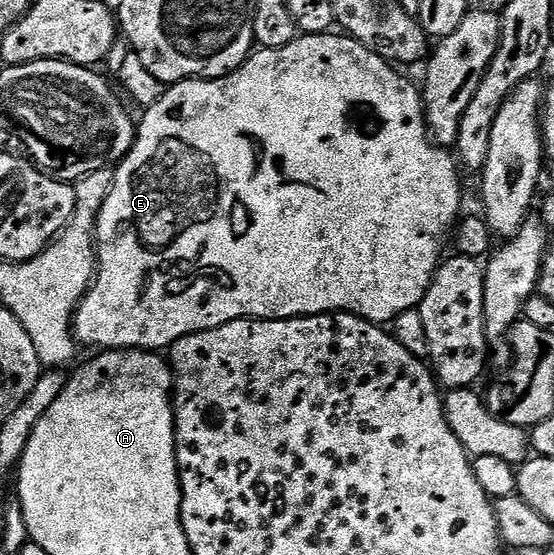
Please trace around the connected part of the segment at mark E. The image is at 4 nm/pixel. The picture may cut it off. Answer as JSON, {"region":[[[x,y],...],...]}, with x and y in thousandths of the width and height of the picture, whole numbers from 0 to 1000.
{"region":[[[543,61],[543,63],[538,63],[538,67],[536,67],[536,70],[532,70],[532,72],[529,72],[529,74],[527,74],[527,76],[523,76],[523,77],[522,77],[522,79],[520,79],[520,81],[518,81],[518,83],[511,83],[511,85],[509,85],[509,86],[471,86],[471,88],[469,88],[469,90],[464,90],[464,92],[458,92],[458,94],[457,94],[457,95],[455,95],[455,99],[451,99],[451,103],[449,103],[449,106],[448,106],[448,108],[444,108],[444,110],[442,110],[442,114],[440,114],[440,115],[437,115],[437,117],[435,117],[435,121],[431,121],[431,123],[428,123],[428,124],[426,124],[426,126],[422,126],[422,130],[417,130],[417,132],[413,132],[413,135],[410,135],[410,137],[395,137],[395,139],[392,139],[392,142],[390,142],[390,144],[359,144],[359,142],[354,142],[354,141],[350,141],[350,142],[345,142],[345,144],[330,144],[330,146],[327,146],[327,150],[325,150],[325,151],[314,151],[314,153],[310,153],[310,155],[305,155],[305,157],[300,157],[300,160],[298,160],[298,168],[296,168],[296,169],[294,169],[294,177],[287,177],[287,184],[280,184],[280,186],[278,186],[278,187],[274,187],[274,189],[273,189],[273,191],[271,191],[271,195],[265,195],[265,196],[260,196],[260,202],[258,202],[258,207],[262,207],[262,211],[258,211],[258,213],[256,213],[256,216],[255,216],[255,211],[253,211],[253,216],[251,216],[251,222],[249,222],[249,223],[247,223],[247,249],[245,249],[245,252],[242,252],[242,254],[240,254],[240,261],[238,261],[238,263],[236,263],[236,270],[235,270],[235,272],[233,272],[233,276],[229,276],[229,277],[227,277],[227,281],[226,281],[226,283],[224,283],[224,285],[222,285],[222,286],[220,286],[220,288],[218,288],[218,294],[217,294],[217,295],[213,295],[213,297],[209,297],[209,303],[208,303],[208,308],[206,308],[206,314],[204,314],[204,333],[202,333],[202,335],[200,335],[200,342],[199,342],[199,344],[197,344],[197,348],[195,348],[195,350],[193,350],[193,357],[191,357],[191,359],[190,359],[190,362],[188,362],[188,364],[186,364],[186,378],[184,378],[184,380],[182,380],[182,384],[181,384],[181,386],[179,386],[179,393],[177,393],[177,395],[175,395],[175,423],[173,423],[173,427],[171,427],[171,445],[173,445],[173,450],[175,450],[175,486],[173,486],[173,492],[171,492],[171,503],[170,503],[170,506],[168,506],[168,510],[166,510],[166,514],[164,514],[164,517],[162,517],[162,521],[161,521],[161,524],[159,524],[159,526],[155,526],[155,530],[153,530],[153,533],[152,533],[152,537],[150,537],[150,539],[146,539],[146,544],[144,544],[144,548],[141,548],[141,551],[139,551],[139,568],[137,568],[137,569],[134,569],[134,571],[132,571],[132,587],[130,587],[130,593],[128,593],[128,598],[130,598],[130,604],[132,604],[132,605],[134,605],[134,607],[135,607],[135,613],[137,613],[137,618],[139,618],[139,620],[141,620],[141,622],[146,622],[146,623],[148,623],[148,620],[177,620],[177,623],[179,623],[179,625],[177,625],[177,629],[182,629],[182,631],[217,631],[217,629],[220,629],[220,627],[253,627],[253,629],[256,629],[256,631],[303,631],[303,629],[307,629],[307,627],[310,627],[310,625],[312,625],[312,620],[314,620],[314,618],[316,618],[316,616],[318,616],[318,614],[319,614],[319,613],[321,613],[321,611],[323,611],[323,609],[330,609],[330,607],[332,607],[332,605],[343,605],[343,604],[345,604],[345,602],[352,602],[352,600],[354,600],[354,598],[372,598],[372,595],[374,595],[374,593],[375,593],[375,591],[394,591],[394,589],[395,589],[395,587],[403,587],[403,586],[404,586],[404,584],[408,584],[408,582],[410,582],[410,580],[424,580],[424,578],[426,578],[426,577],[440,577],[440,575],[444,575],[444,573],[448,573],[448,575],[453,575],[453,577],[531,577],[531,575],[532,575],[532,573],[540,573],[540,571],[542,571],[542,569],[576,569],[576,568],[581,568],[581,566],[585,566],[585,564],[590,564],[590,562],[630,562],[630,564],[632,564],[632,566],[634,566],[634,568],[637,568],[637,569],[652,569],[652,571],[653,571],[653,573],[657,573],[657,577],[666,577],[666,578],[668,578],[668,580],[671,580],[671,582],[673,582],[673,584],[677,584],[677,586],[682,586],[682,587],[695,587],[695,586],[700,586],[700,584],[702,584],[702,582],[704,582],[704,580],[708,580],[708,577],[709,577],[709,575],[711,575],[711,573],[713,573],[713,571],[715,571],[715,569],[718,569],[718,568],[720,568],[720,566],[727,566],[727,564],[729,564],[729,562],[733,562],[733,560],[735,560],[735,559],[742,559],[742,557],[744,557],[744,555],[753,555],[753,553],[755,553],[755,550],[758,550],[758,544],[760,544],[760,541],[762,541],[762,539],[764,539],[764,537],[765,537],[765,535],[767,535],[767,532],[769,532],[769,530],[771,530],[771,523],[773,523],[773,521],[774,521],[774,512],[776,512],[776,510],[778,510],[778,506],[780,506],[780,505],[782,505],[782,497],[783,497],[783,495],[785,495],[785,494],[787,494],[787,490],[789,490],[789,479],[791,479],[791,476],[794,476],[794,474],[796,474],[796,470],[798,470],[798,467],[800,467],[800,456],[796,456],[796,431],[800,431],[800,429],[801,429],[801,425],[803,425],[803,431],[805,431],[805,425],[807,425],[807,420],[809,420],[809,418],[810,418],[810,416],[812,416],[812,413],[816,413],[816,411],[818,411],[818,409],[819,409],[819,404],[821,404],[821,398],[823,398],[823,396],[825,396],[825,395],[827,395],[827,389],[829,389],[829,384],[830,384],[830,382],[832,382],[832,380],[834,380],[834,377],[832,377],[832,378],[830,378],[830,375],[832,375],[832,324],[830,324],[830,321],[829,321],[829,319],[825,319],[825,310],[827,310],[827,312],[829,312],[829,295],[827,295],[827,290],[825,290],[825,288],[823,288],[823,286],[821,286],[821,281],[819,281],[819,276],[818,276],[818,274],[816,274],[816,272],[812,272],[812,268],[809,268],[809,267],[800,267],[800,265],[794,265],[794,263],[791,263],[791,261],[789,261],[789,259],[787,259],[787,258],[783,258],[783,254],[782,254],[782,252],[780,252],[780,250],[778,250],[778,247],[776,247],[776,241],[774,241],[774,234],[773,234],[773,229],[771,229],[771,225],[769,225],[769,222],[767,222],[767,189],[765,189],[765,186],[764,186],[764,173],[762,173],[762,168],[760,168],[760,166],[758,166],[758,164],[756,164],[756,159],[755,159],[755,153],[753,153],[753,159],[751,159],[751,155],[749,155],[749,153],[745,153],[745,151],[744,151],[744,148],[742,148],[742,146],[738,146],[738,144],[736,144],[736,141],[735,141],[735,139],[731,139],[731,137],[722,137],[722,133],[720,133],[720,132],[717,132],[717,130],[722,130],[722,128],[718,128],[718,124],[717,124],[717,123],[715,123],[715,121],[711,121],[711,117],[708,117],[708,115],[704,115],[704,114],[702,114],[702,110],[699,110],[699,108],[695,108],[695,106],[693,106],[693,105],[690,105],[690,101],[688,101],[688,99],[686,99],[686,97],[684,97],[684,95],[682,95],[682,94],[673,94],[673,92],[671,92],[671,90],[668,90],[668,86],[664,86],[664,85],[662,85],[662,83],[655,83],[655,81],[653,81],[653,79],[650,79],[650,77],[648,77],[648,74],[644,74],[644,72],[637,72],[637,70],[634,70],[634,67],[630,67],[630,65],[625,65],[625,63],[621,63],[621,61],[606,61],[606,63],[608,63],[608,65],[601,65],[601,63],[603,63],[603,61]]]}

